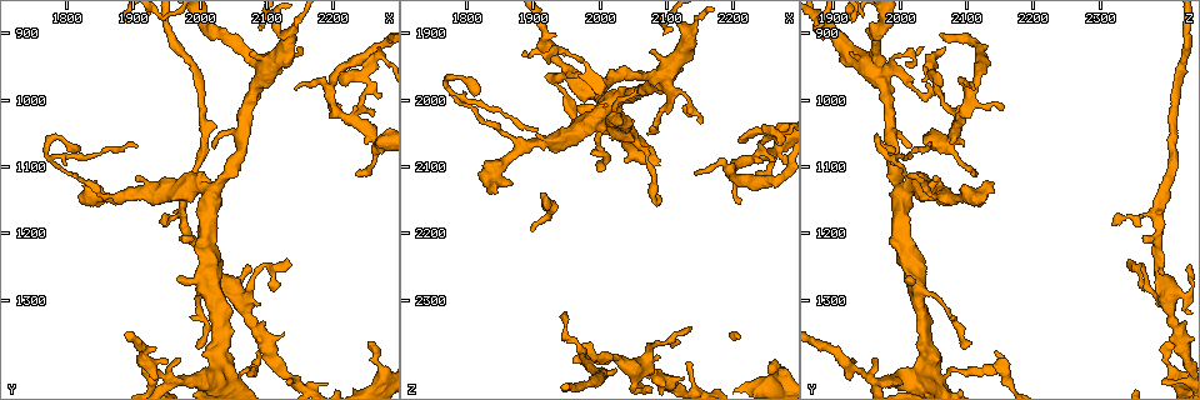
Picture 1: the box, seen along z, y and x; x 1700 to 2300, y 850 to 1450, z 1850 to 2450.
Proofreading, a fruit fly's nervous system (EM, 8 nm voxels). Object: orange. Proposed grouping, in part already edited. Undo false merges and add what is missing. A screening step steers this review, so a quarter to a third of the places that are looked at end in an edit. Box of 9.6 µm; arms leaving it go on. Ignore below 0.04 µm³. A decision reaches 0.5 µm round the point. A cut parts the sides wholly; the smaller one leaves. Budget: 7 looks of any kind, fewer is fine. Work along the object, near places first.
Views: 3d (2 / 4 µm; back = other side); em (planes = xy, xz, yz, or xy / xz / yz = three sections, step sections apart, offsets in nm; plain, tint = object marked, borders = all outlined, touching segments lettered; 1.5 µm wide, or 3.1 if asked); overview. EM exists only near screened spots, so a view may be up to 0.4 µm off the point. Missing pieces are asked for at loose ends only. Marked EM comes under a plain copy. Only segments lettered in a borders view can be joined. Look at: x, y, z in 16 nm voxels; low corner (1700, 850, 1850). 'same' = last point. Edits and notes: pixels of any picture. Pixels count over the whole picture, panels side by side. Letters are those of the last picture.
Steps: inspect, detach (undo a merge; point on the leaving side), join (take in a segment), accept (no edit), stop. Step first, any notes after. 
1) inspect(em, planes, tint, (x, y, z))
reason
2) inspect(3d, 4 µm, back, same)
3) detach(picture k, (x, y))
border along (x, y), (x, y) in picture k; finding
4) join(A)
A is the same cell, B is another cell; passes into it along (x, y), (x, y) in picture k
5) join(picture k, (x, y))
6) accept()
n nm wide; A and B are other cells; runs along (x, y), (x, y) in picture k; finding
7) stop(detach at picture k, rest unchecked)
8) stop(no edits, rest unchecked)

inspect(em, yz, step 4, borders, (2255, 1025, 2090))
branch stops here

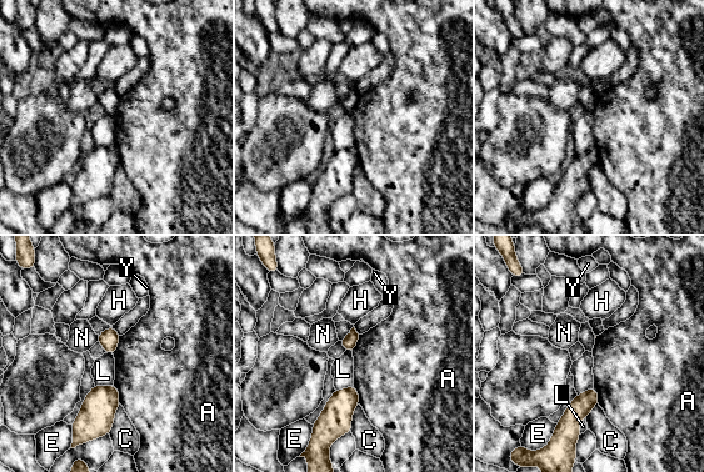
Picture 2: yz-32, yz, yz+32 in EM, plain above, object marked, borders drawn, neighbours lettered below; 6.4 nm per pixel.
accept()
A, C, E, H, L, N and Y are other cells; border along (119, 403), (111, 430), (108, 433) in picture 2; no lettered segment goes on from it

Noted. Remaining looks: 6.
inspect(em, xz, step 4, tint, (2080, 930, 1925))
tapers out

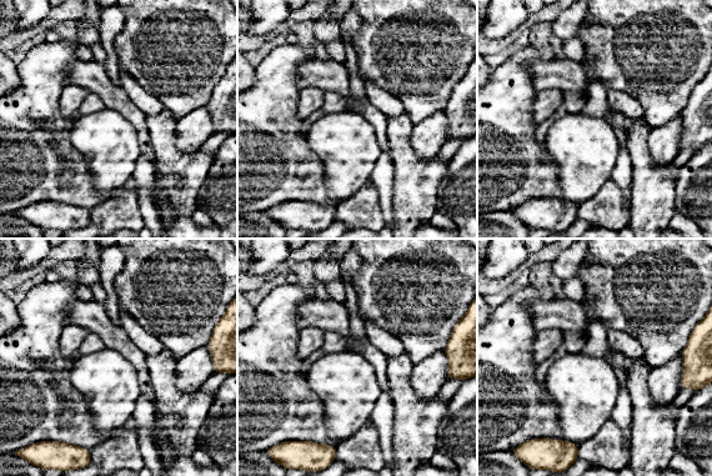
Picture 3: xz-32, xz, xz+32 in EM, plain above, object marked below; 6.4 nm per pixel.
inspect(em, planes, borders, same)

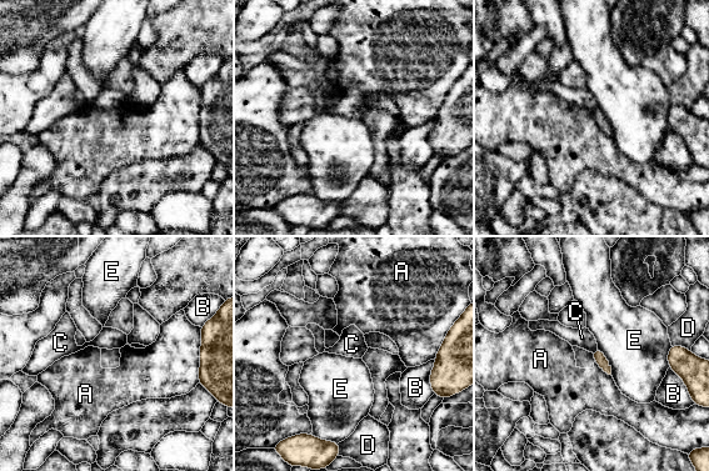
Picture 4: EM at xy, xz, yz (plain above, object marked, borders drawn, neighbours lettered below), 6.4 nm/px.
accept()
80 nm wide; A, B, C, D and E are other cells; border along (597, 346), (592, 352) in picture 4; no lettered segment goes on from it

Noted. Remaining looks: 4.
inspect(em, xz, step 8, tint, (2260, 1365, 2415))
branch stops here

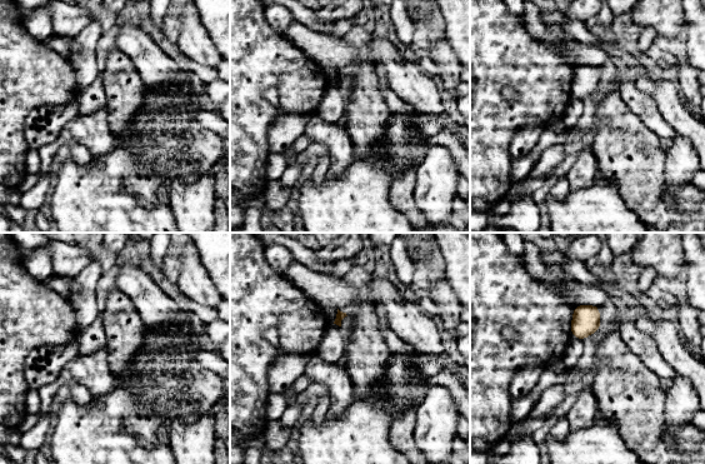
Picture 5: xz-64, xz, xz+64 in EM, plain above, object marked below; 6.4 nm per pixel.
inspect(em, planes, borders, same)
cut it another way

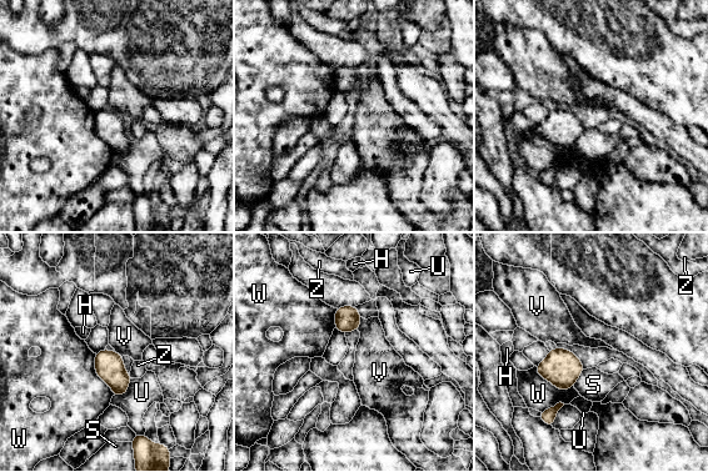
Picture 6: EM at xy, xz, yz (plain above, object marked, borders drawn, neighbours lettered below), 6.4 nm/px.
accept()
W touches over 300 nm; H, S, U, V, W and Z are other cells; border along (584, 368), (573, 386) in picture 6; none of them fits

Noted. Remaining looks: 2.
stop(no edits, rest unchecked)

